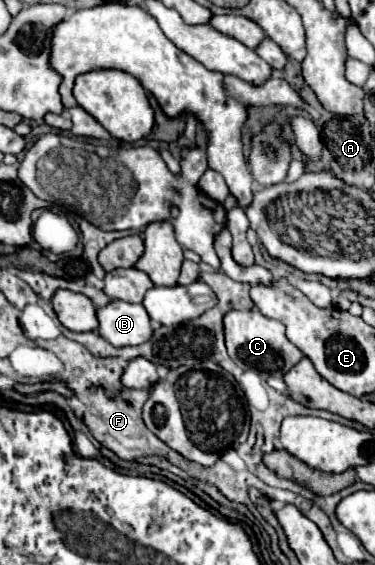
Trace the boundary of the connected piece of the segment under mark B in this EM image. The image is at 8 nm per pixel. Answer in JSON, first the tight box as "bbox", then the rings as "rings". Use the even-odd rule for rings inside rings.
{"bbox":[96,301,152,347],"rings":[[[110,301],[106,307],[96,309],[98,317],[98,335],[104,337],[114,347],[140,345],[150,339],[152,327],[146,309],[136,303]]]}

